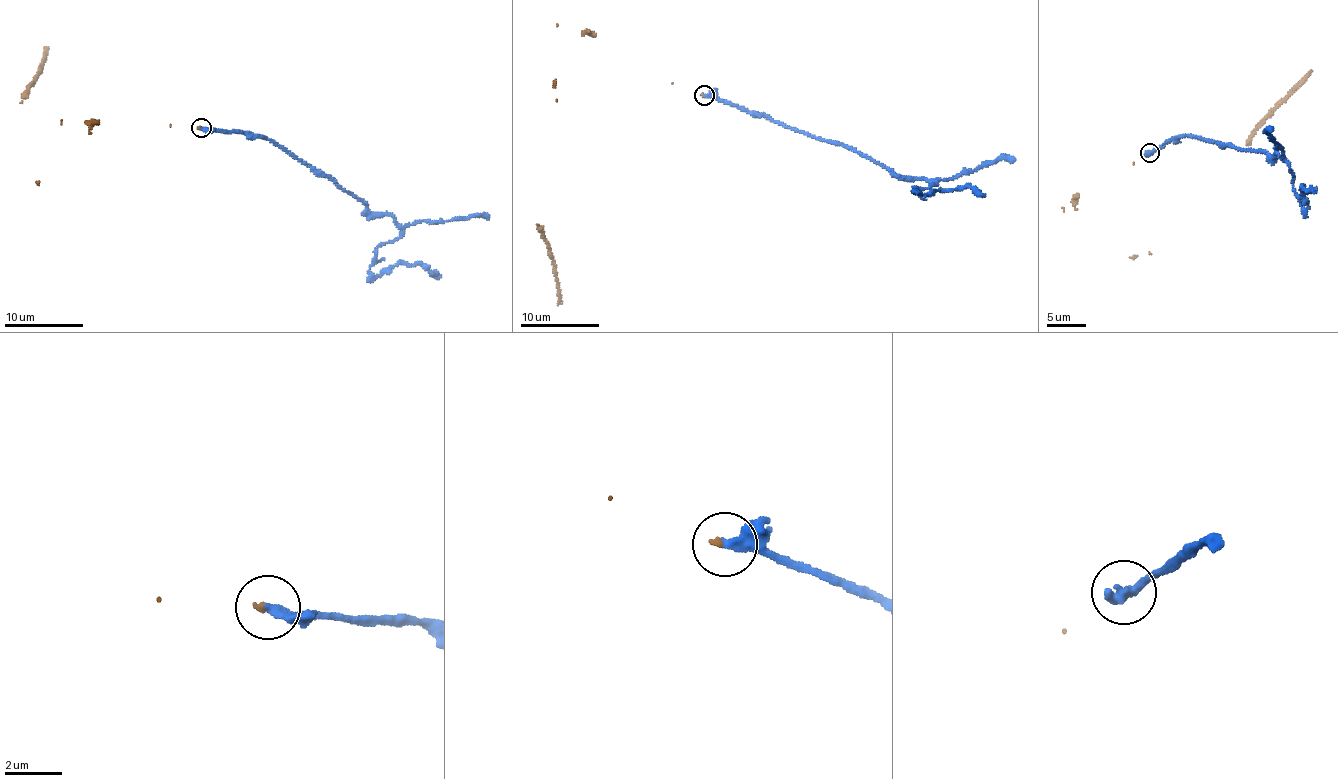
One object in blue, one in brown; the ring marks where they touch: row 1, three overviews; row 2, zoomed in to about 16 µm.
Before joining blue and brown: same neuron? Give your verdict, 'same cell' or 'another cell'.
same cell

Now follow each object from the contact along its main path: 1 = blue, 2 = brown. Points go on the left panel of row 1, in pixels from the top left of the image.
1: (201, 127), (265, 136), (371, 214), (390, 215), (399, 235), (377, 248), (374, 276), (399, 263), (440, 277)
2: (199, 127), (22, 97), (22, 103), (85, 122), (98, 121)

